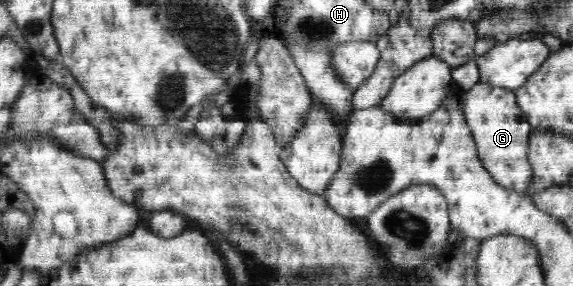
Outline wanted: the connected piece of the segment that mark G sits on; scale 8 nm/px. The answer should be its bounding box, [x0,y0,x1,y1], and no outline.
[459,81,533,194]

